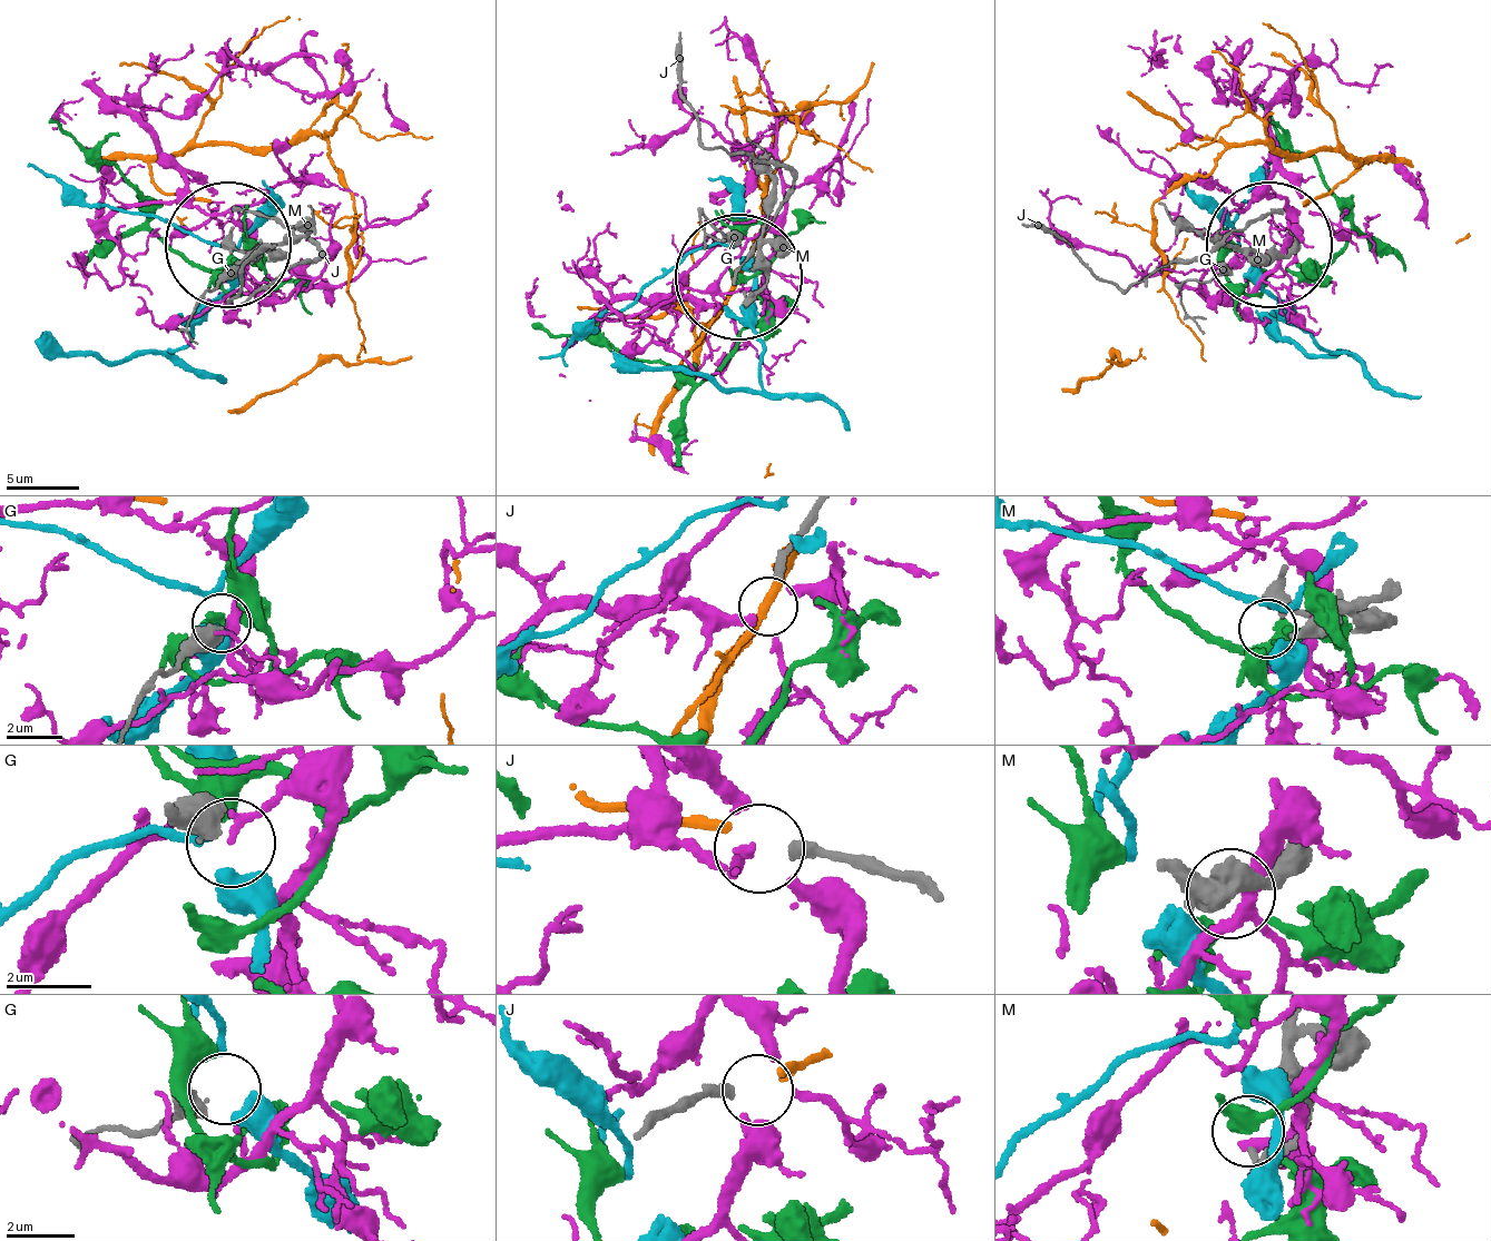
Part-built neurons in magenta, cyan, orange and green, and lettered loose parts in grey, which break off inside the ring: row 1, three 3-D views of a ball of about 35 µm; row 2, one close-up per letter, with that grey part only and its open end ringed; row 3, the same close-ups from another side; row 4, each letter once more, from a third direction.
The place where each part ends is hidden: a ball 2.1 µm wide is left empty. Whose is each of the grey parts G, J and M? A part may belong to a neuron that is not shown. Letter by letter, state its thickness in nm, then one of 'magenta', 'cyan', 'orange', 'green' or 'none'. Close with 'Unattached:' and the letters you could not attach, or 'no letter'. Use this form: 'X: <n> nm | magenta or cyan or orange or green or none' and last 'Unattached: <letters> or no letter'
G: 650 nm | cyan
J: 320 nm | orange
M: 360 nm | none
Unattached: M

